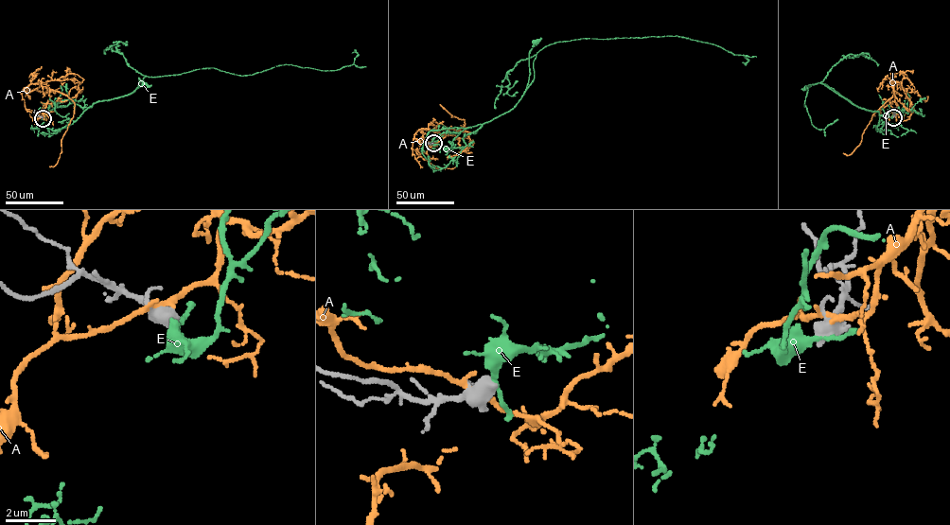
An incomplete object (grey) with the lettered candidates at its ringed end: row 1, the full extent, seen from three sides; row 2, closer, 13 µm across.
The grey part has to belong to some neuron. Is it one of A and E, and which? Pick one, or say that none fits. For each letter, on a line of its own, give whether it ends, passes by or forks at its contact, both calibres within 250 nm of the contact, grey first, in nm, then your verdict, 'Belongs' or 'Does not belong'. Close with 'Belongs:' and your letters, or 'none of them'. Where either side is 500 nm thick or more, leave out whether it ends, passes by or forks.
A: It passes by. Thickness 440 nm (grey) against 240 nm. Does not belong
E: It passes by. Thickness 440 nm (grey) against 240 nm. Does not belong
Belongs: none of them

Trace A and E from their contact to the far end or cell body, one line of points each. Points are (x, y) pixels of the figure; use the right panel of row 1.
A: (894, 115), (898, 108), (893, 90), (892, 96), (872, 114), (859, 145), (848, 155), (843, 153)
E: (893, 116), (893, 112), (902, 111), (894, 108), (883, 116), (853, 105), (825, 83), (806, 87)

